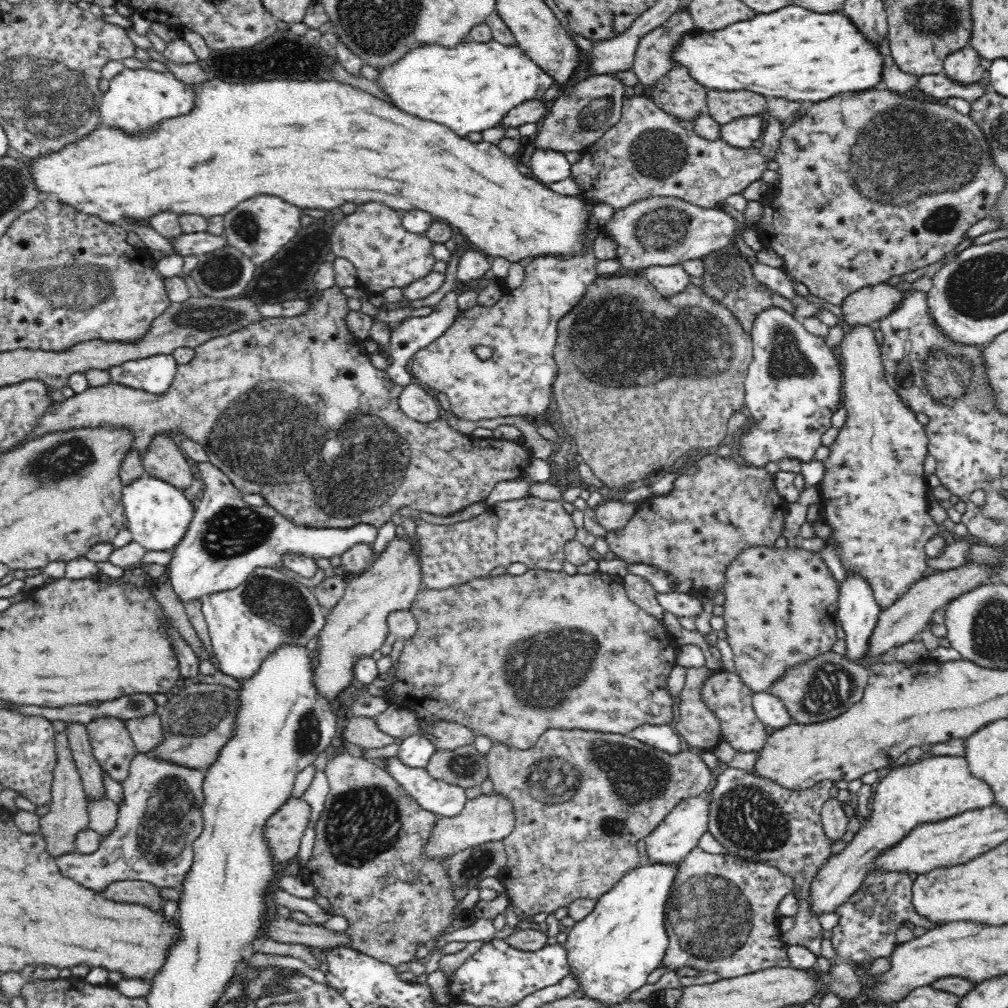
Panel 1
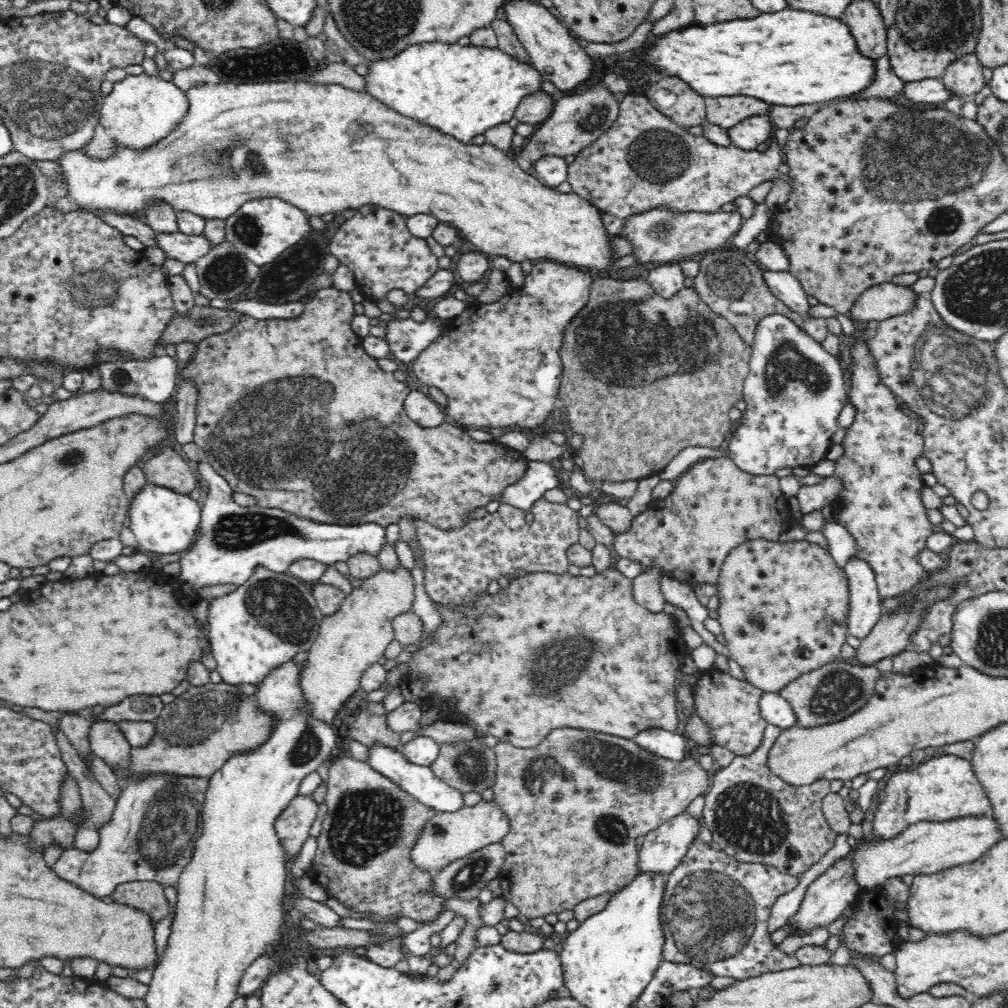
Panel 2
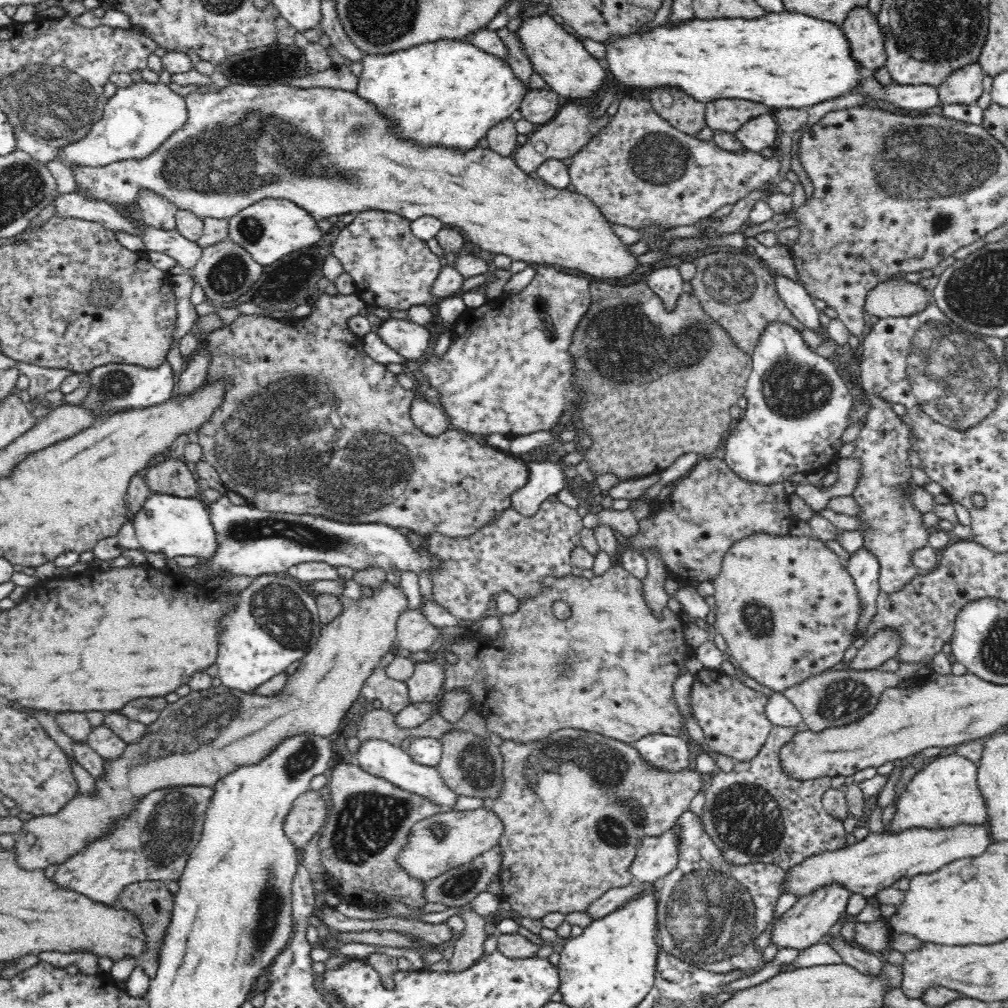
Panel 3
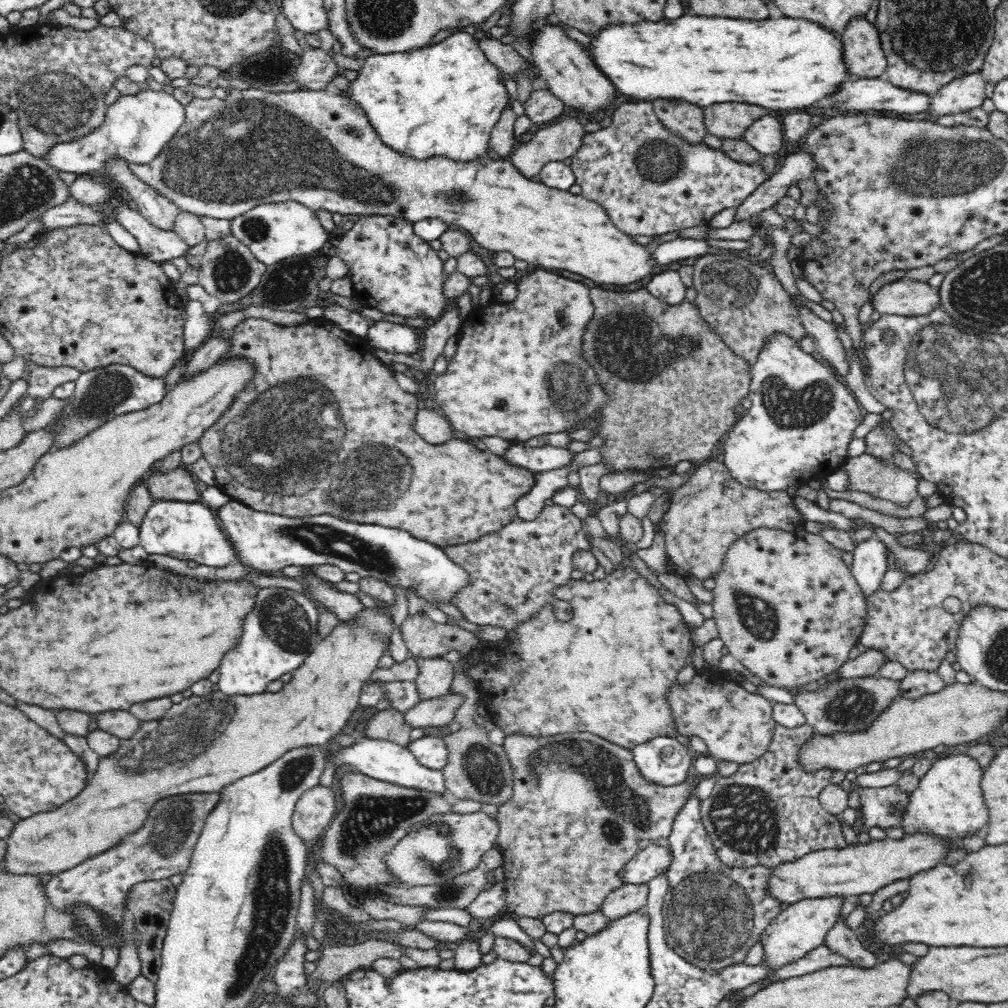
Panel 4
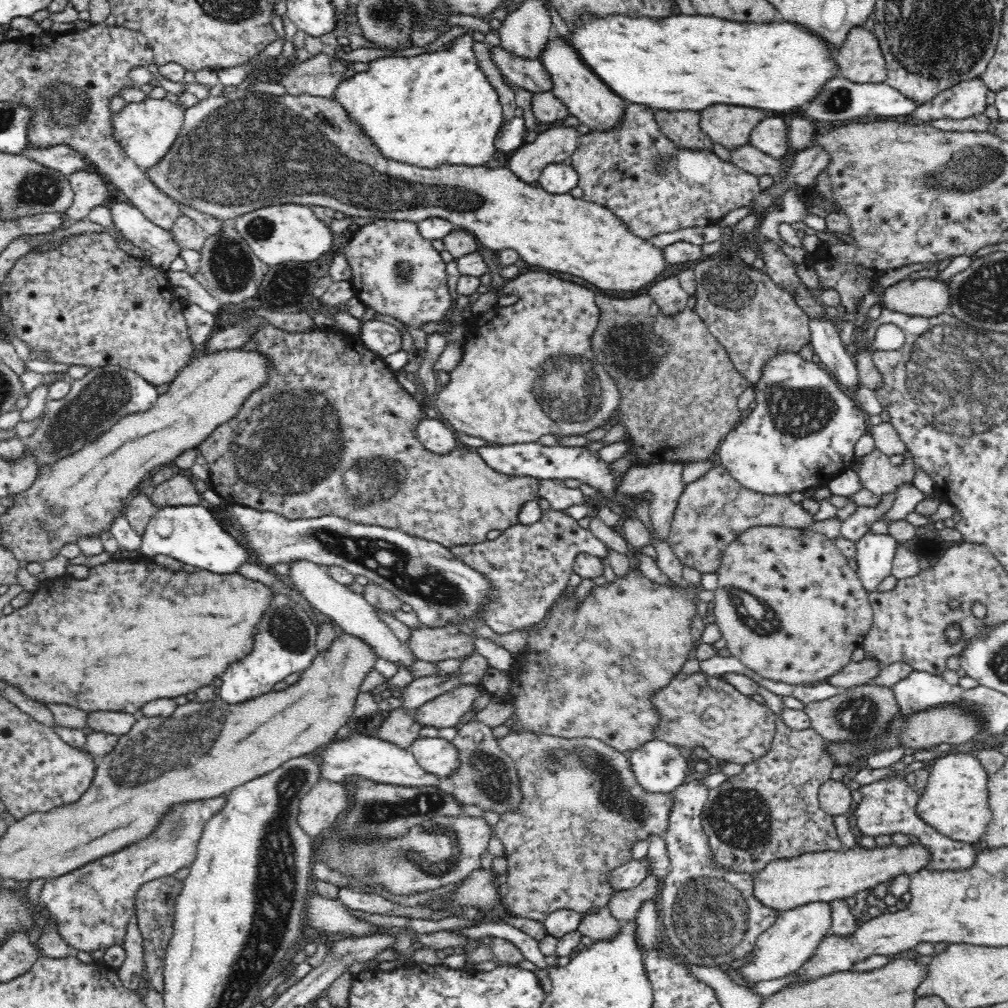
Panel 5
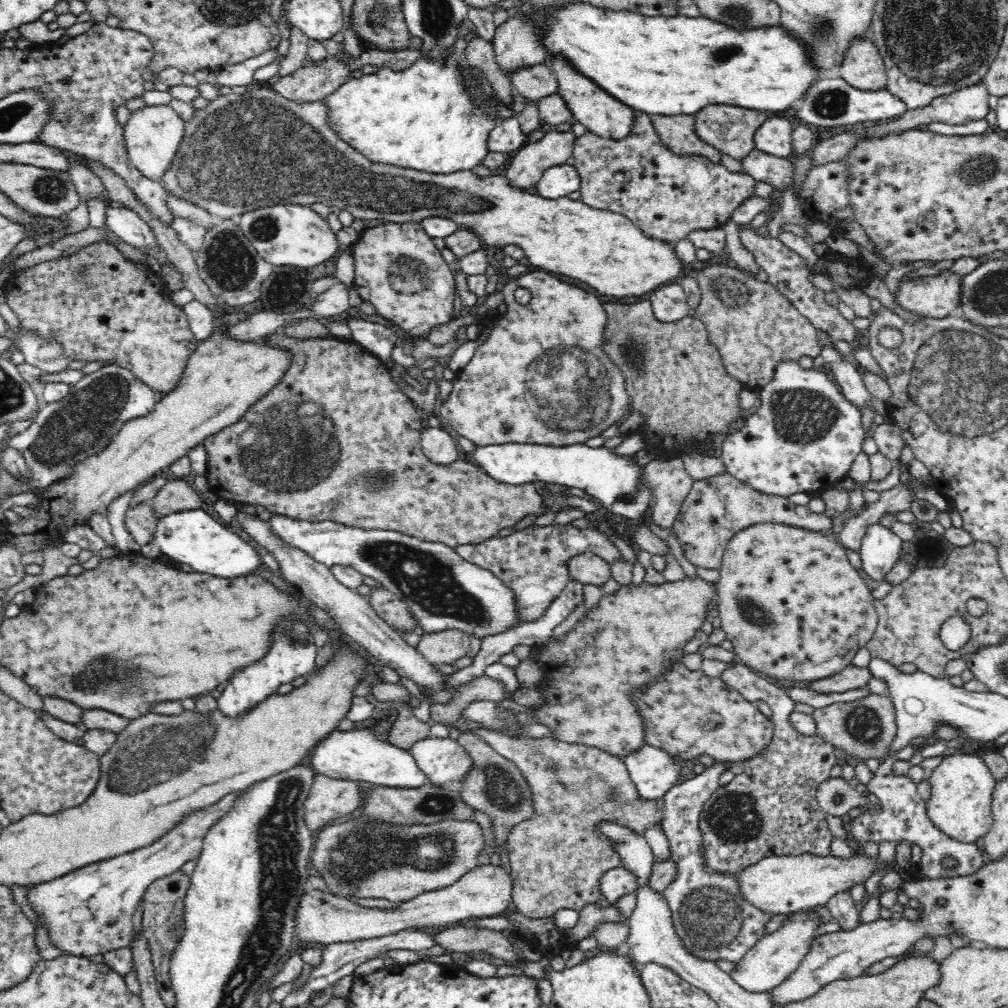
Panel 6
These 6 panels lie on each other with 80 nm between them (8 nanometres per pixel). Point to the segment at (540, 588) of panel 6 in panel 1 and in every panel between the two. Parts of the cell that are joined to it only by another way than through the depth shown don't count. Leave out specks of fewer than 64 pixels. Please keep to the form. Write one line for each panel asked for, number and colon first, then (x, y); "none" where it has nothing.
1: (534, 532)
2: (460, 564)
3: (515, 554)
4: (515, 571)
5: (529, 566)

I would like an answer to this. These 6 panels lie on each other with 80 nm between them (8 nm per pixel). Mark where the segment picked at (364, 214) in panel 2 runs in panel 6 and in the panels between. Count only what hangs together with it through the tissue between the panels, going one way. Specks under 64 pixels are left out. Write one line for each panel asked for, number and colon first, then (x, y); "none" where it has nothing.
3: (391, 267)
4: (391, 268)
5: (395, 270)
6: (398, 269)

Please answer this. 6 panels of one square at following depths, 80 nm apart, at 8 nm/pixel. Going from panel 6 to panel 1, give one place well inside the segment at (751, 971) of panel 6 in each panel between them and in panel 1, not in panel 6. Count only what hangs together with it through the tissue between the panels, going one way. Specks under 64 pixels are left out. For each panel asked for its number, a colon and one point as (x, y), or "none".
1: (940, 787)
2: (825, 900)
3: (808, 922)
4: (801, 927)
5: (781, 950)

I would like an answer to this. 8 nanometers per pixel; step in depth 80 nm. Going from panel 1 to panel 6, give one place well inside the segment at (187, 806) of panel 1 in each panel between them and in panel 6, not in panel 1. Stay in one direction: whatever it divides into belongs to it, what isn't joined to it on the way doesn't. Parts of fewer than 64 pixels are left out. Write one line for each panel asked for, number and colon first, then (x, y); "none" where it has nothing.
2: (151, 835)
3: (154, 844)
4: (163, 847)
5: (91, 906)
6: (88, 911)

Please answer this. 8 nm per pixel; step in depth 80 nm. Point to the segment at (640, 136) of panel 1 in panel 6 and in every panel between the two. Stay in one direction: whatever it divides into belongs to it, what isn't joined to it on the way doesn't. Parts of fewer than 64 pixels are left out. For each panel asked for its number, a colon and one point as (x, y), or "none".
2: (644, 161)
3: (642, 173)
4: (650, 182)
5: (638, 174)
6: (668, 196)

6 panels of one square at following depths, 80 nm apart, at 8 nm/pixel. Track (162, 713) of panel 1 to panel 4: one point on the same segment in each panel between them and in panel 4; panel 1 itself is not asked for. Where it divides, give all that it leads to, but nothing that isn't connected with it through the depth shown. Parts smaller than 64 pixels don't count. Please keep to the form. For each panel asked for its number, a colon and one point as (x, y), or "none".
2: (194, 736)
3: (197, 740)
4: (200, 745)

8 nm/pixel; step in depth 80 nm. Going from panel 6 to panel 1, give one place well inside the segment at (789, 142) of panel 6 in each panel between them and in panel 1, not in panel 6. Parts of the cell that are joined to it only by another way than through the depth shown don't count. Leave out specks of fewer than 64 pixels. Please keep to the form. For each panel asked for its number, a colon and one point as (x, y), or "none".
1: (743, 132)
2: (750, 133)
3: (760, 132)
4: (766, 134)
5: (770, 136)

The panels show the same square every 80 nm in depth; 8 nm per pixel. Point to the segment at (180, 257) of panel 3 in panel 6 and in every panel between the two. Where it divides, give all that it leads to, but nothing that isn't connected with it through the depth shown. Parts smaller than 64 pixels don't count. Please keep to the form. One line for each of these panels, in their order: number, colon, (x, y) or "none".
4: (159, 246)
5: (160, 249)
6: (124, 223)

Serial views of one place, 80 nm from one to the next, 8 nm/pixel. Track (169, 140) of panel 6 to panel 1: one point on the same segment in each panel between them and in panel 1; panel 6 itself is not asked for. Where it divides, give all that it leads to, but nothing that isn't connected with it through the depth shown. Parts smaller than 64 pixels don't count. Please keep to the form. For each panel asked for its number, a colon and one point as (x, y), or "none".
1: (137, 101)
2: (140, 111)
3: (136, 120)
4: (137, 128)
5: (146, 130)

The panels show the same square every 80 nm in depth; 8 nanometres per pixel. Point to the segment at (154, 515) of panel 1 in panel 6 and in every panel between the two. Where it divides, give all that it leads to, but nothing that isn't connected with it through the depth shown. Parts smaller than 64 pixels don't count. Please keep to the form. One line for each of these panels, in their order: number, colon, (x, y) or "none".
2: (163, 521)
3: (173, 526)
4: (188, 531)
5: (190, 534)
6: (193, 537)

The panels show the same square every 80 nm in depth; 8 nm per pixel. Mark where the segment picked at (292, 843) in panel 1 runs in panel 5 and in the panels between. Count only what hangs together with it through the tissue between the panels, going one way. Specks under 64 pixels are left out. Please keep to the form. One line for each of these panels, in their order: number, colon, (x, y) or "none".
2: (292, 826)
3: (308, 815)
4: (316, 808)
5: (319, 808)

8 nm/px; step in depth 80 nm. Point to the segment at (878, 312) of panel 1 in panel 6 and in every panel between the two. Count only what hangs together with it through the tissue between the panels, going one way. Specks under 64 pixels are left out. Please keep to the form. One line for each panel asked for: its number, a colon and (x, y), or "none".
2: (889, 299)
3: (896, 297)
4: (906, 297)
5: (929, 297)
6: (936, 296)

